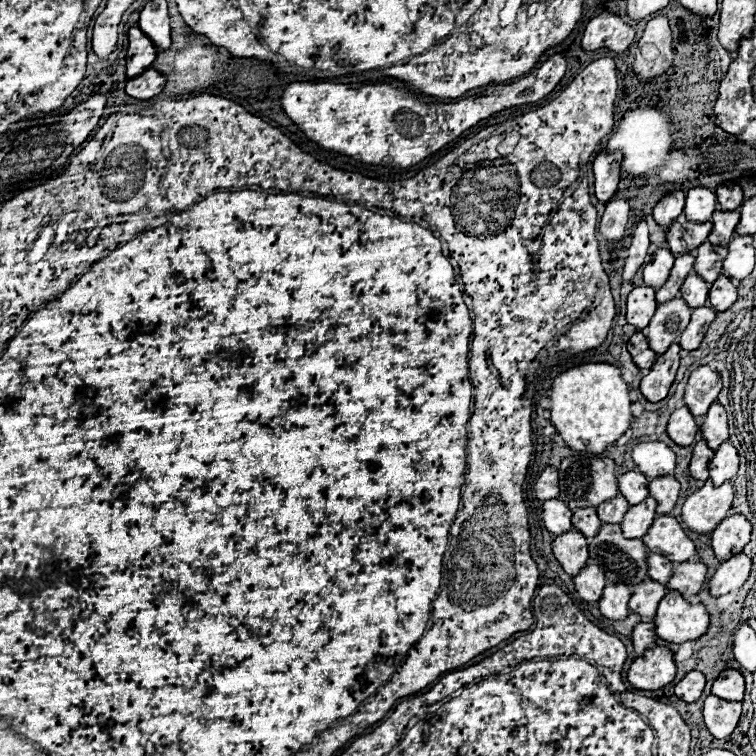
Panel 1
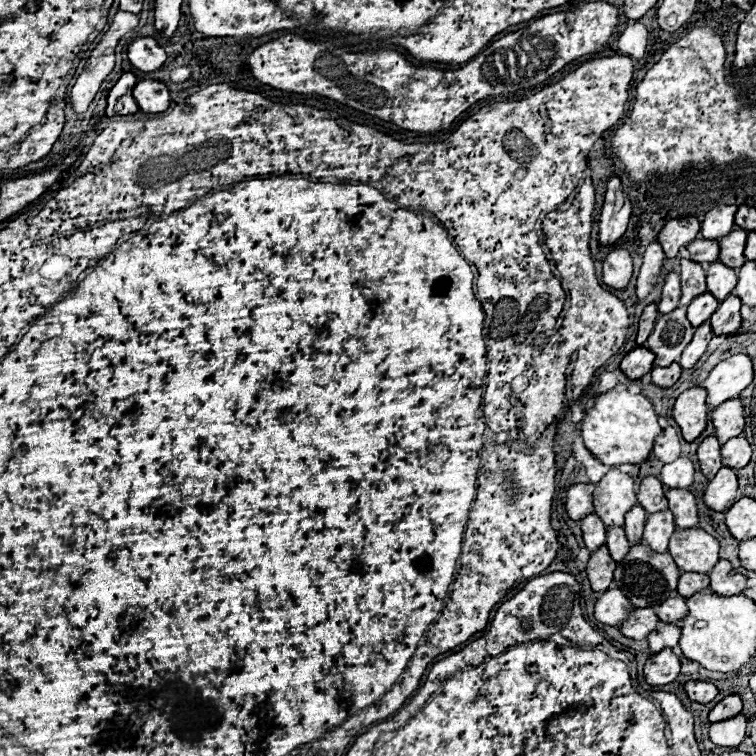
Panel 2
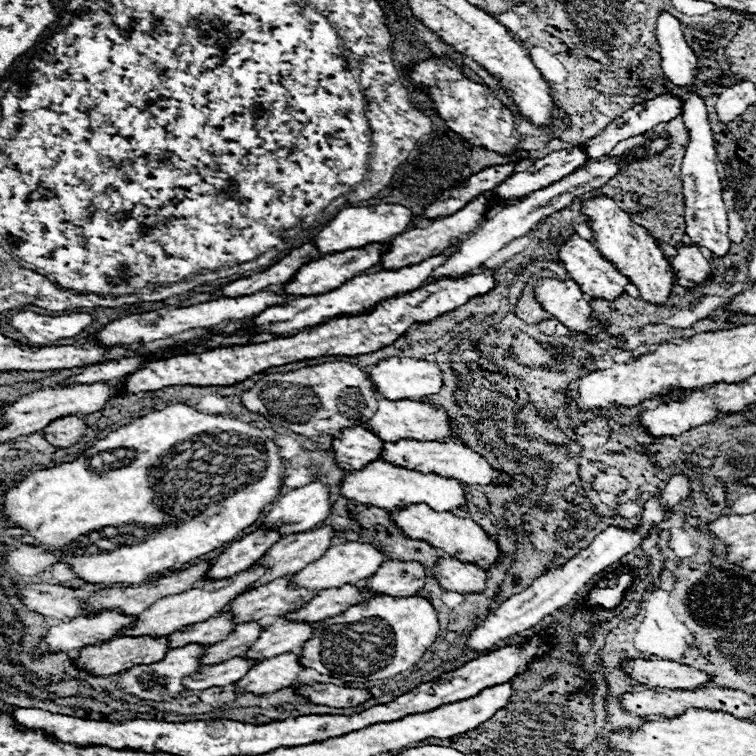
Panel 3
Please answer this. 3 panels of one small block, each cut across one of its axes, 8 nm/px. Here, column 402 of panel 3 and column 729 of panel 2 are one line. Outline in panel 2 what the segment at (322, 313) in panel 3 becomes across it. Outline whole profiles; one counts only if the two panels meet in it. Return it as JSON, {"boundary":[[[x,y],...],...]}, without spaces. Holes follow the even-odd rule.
{"boundary":[[[712,262],[710,268],[708,268],[708,272],[706,272],[706,282],[708,282],[708,292],[716,300],[722,302],[736,288],[738,276],[736,276],[736,272],[732,268],[724,266],[722,262]]]}

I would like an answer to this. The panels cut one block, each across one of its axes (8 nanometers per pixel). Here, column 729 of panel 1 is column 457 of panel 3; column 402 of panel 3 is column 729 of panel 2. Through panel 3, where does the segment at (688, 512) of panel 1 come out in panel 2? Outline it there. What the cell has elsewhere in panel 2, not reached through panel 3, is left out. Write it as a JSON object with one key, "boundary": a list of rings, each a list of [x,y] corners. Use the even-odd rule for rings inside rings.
{"boundary":[[[720,468],[714,480],[708,482],[704,492],[704,504],[712,506],[712,510],[724,512],[736,500],[738,478],[732,468]]]}

